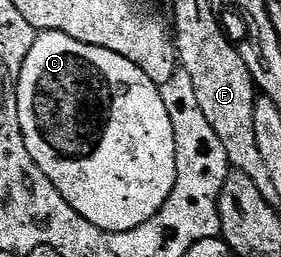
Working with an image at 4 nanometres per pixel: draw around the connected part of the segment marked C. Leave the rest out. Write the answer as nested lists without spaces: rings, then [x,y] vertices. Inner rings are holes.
[[[40,31],[33,50],[29,50],[29,58],[25,58],[25,66],[21,70],[19,93],[21,111],[27,115],[25,130],[31,135],[30,142],[35,148],[35,154],[39,156],[38,163],[47,167],[47,172],[52,172],[59,179],[59,184],[63,184],[67,196],[71,196],[71,200],[75,200],[75,204],[79,204],[79,208],[83,208],[83,212],[87,212],[87,216],[95,220],[97,226],[103,224],[111,232],[122,234],[149,222],[165,206],[166,200],[173,194],[175,179],[179,177],[179,148],[175,145],[175,127],[163,101],[160,85],[151,81],[147,72],[113,50],[77,42],[77,38],[69,38],[69,34],[64,32]]]

